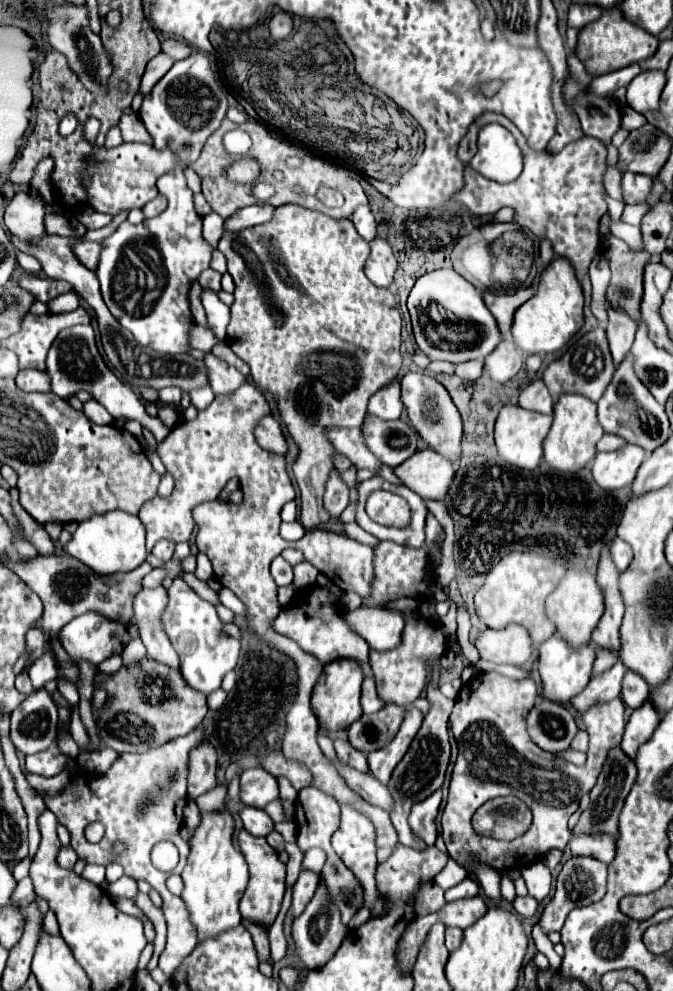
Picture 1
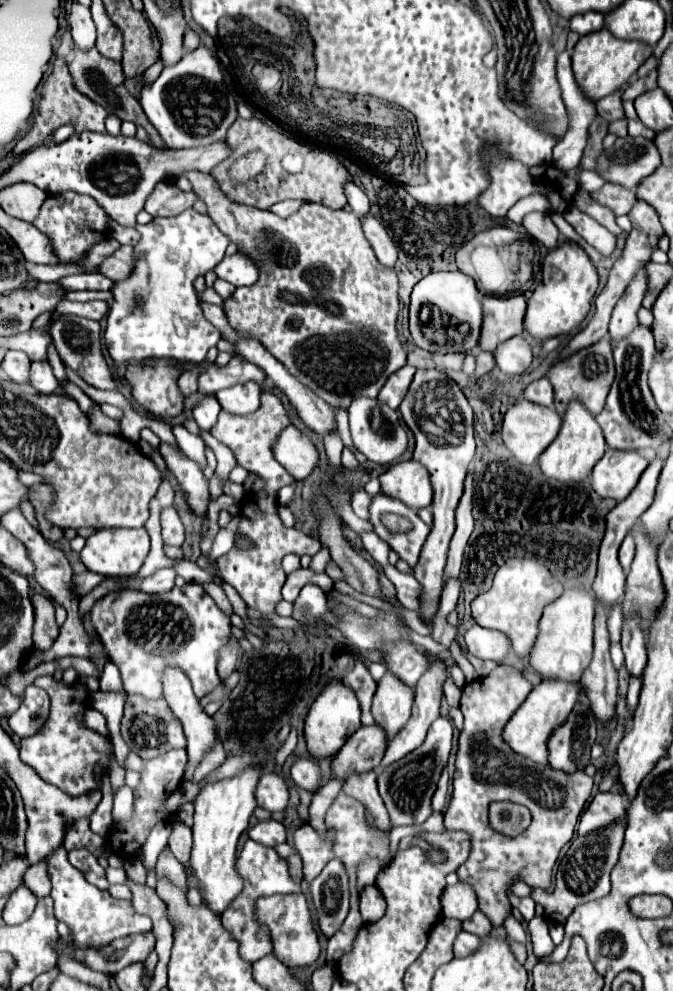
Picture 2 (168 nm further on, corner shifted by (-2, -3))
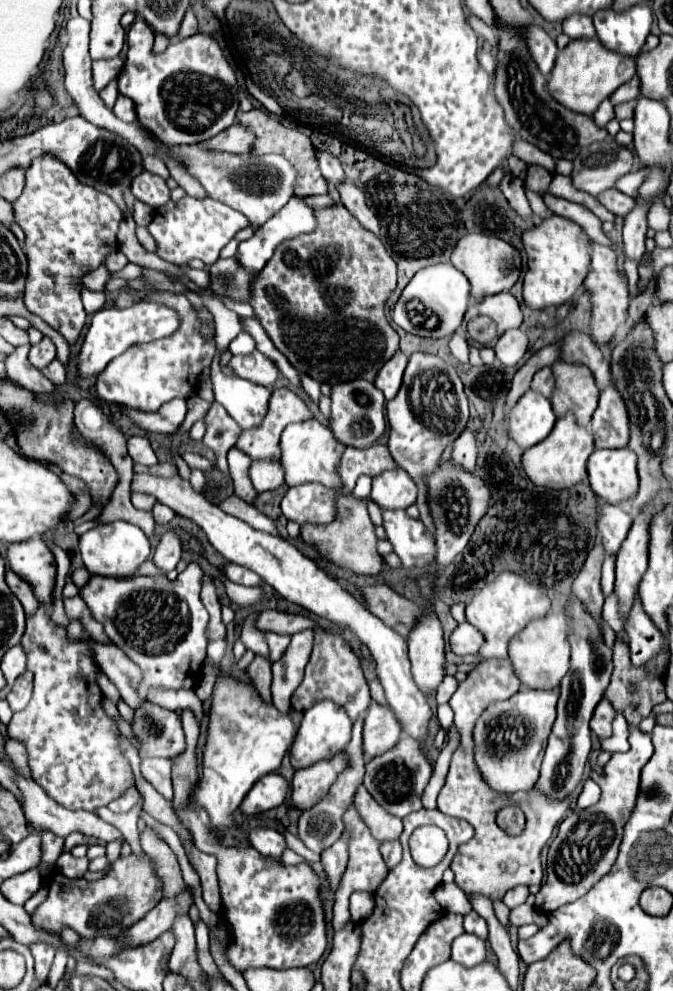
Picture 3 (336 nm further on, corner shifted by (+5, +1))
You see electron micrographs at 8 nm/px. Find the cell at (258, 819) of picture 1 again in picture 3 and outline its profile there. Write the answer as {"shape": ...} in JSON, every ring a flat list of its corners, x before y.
{"shape":[[253,828,249,832,249,842,263,856,281,856,285,850,285,838,273,828]]}

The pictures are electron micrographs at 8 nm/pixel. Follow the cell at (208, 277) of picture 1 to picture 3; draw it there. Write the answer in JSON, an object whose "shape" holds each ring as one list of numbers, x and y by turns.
{"shape":[[293,196,269,222,265,222,249,240,241,242,239,248,237,248,237,254,235,254,235,260,241,264,243,270,249,270,249,272,261,272,261,268,267,264,267,260,273,256,273,250,277,244,281,244,283,240,287,238,295,238,299,234,305,234,305,232,311,232,315,228,315,218,313,218,313,210,297,196]]}

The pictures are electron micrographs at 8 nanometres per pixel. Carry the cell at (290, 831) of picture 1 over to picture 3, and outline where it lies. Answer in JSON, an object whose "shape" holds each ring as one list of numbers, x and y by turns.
{"shape":[[363,716,355,722,355,726,353,726,353,738,351,738,351,742,347,744,347,754,349,754,349,768,337,778,337,782,331,786,331,790,327,792,327,796,321,800,321,802,317,802,313,808,309,808,309,810,303,810,303,814,301,814,301,818,299,818,299,838,303,840,303,844,309,848,309,850,313,850,313,852,317,852,317,854,321,854,325,848,329,848,329,846,333,846,333,842,337,842,337,838,341,838,341,832,343,832,343,820,341,820,341,816,343,816,343,812,347,810,347,806,353,802,353,794,355,794,355,790,357,790,357,786,363,782,363,774,365,774,365,762,363,762,363,740,361,740,361,728,363,728]]}

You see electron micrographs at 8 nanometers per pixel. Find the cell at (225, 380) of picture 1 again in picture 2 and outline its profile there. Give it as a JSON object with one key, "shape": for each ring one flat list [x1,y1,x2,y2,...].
{"shape":[[246,382,240,386,224,388,216,396,222,410,242,416,242,414,252,414,260,408,260,394,262,394,262,386,258,386,256,382]]}

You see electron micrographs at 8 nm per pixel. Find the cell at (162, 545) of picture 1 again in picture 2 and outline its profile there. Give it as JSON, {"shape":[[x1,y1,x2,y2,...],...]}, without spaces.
{"shape":[[174,506,162,510,162,540,172,546,182,546,184,542,184,526]]}

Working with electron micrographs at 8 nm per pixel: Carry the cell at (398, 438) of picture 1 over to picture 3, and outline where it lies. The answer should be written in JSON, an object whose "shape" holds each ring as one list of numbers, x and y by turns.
{"shape":[[353,380,353,382,341,382,335,384,331,390,331,430,333,436,353,448,369,448,373,446,385,432,387,420,385,420,385,398,379,388,375,388,367,380]]}

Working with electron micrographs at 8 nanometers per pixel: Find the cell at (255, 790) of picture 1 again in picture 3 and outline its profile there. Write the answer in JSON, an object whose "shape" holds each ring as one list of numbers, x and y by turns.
{"shape":[[269,772,269,774,261,776,255,782,255,786,249,790,249,794,245,796,245,800,241,804,241,812,245,812,245,814,267,812,267,810,283,804,285,796,287,796,285,778,277,772]]}

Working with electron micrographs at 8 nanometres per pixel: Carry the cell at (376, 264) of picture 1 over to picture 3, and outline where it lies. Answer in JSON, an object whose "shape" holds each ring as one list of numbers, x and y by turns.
{"shape":[[343,182,337,186,339,194,341,194,341,202,345,204,345,208,361,222,361,226,365,230,369,230,371,234,375,234,379,238,379,222,377,222,377,216,369,210,369,206,365,204,365,196,363,192,351,184,351,182]]}

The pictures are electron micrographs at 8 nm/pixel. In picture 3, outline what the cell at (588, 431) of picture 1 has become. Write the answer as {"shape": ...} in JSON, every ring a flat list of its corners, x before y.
{"shape":[[565,414,557,418,555,428,543,442,525,450,523,468,529,480,537,486,553,488,553,490,569,488,587,478,587,458,593,450,595,450,595,442,593,442,593,436,589,434,589,428,577,424,573,414]]}

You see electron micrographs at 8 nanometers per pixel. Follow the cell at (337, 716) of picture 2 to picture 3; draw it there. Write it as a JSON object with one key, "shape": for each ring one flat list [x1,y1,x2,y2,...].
{"shape":[[321,700,315,706,311,706,309,710,305,710,301,726,299,726,295,742,293,742,293,748,291,748,293,768,299,770,305,766,311,766,319,760,327,760,333,754,337,754,339,750,343,750,351,740,351,728,353,728,353,722,347,718,345,710,341,710,341,706,337,706,331,700]]}

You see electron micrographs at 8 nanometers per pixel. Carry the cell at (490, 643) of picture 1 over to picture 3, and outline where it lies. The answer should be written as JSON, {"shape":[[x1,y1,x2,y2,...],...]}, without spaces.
{"shape":[[469,622,459,624,451,634,451,650,457,656,477,654,483,644,485,644,485,636,479,630,475,630,475,626]]}

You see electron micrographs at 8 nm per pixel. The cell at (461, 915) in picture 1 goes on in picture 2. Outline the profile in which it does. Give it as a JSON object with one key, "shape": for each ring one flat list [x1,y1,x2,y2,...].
{"shape":[[480,910,470,920,466,920,462,926,464,926,466,932,476,934,476,936,482,936,482,938,492,932,492,924,488,922,488,918,484,918,484,914,480,914]]}

